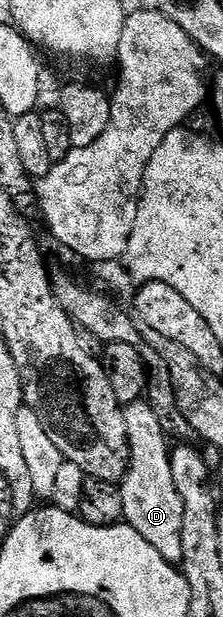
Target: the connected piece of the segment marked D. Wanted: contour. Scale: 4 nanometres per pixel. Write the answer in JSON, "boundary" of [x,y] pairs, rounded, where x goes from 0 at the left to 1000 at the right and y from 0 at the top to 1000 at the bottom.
{"boundary":[[[659,648],[587,653],[556,666],[565,681],[565,707],[583,720],[583,746],[574,763],[556,767],[556,780],[534,783],[556,825],[552,844],[673,882],[673,888],[704,891],[753,911],[803,914],[816,908],[816,809],[798,804],[798,791],[780,791],[780,771],[762,767],[762,712],[735,702],[726,687],[709,687],[709,674],[673,661]]]}

